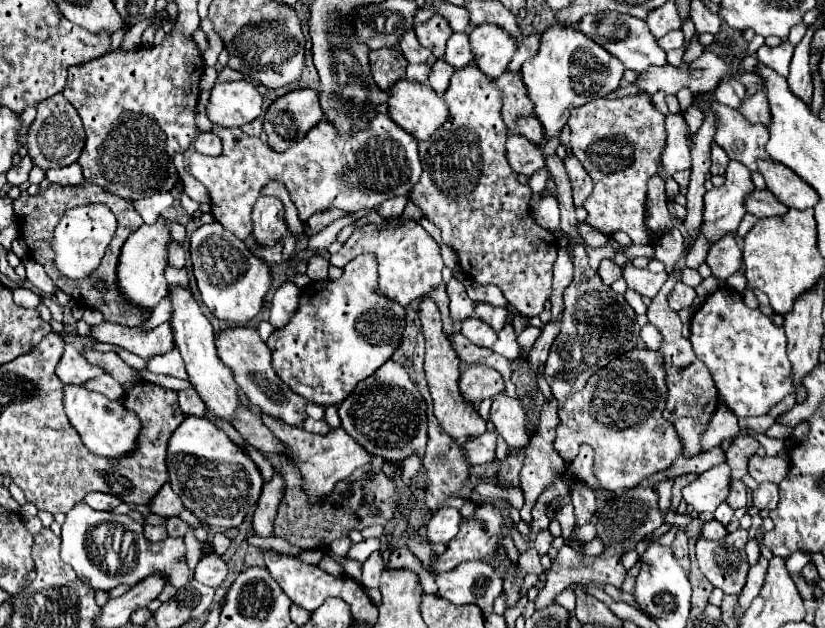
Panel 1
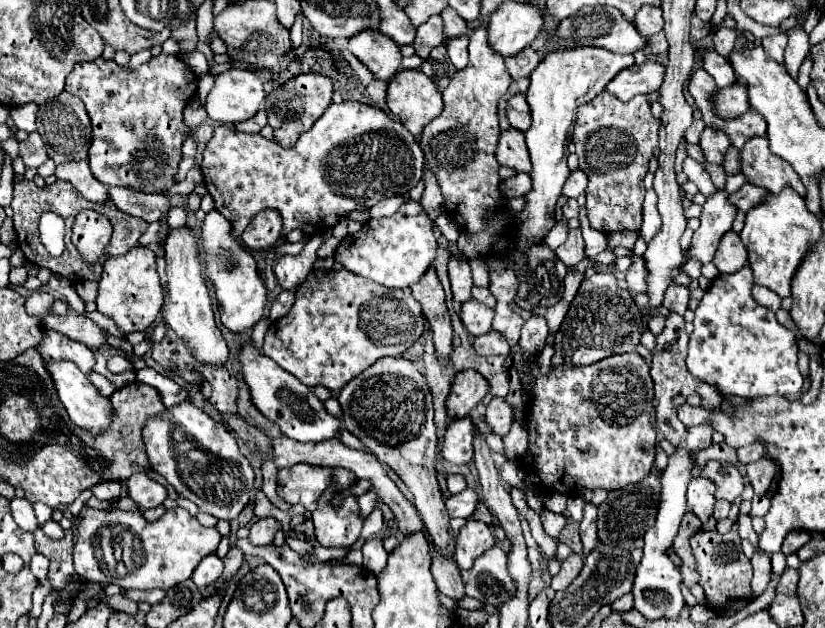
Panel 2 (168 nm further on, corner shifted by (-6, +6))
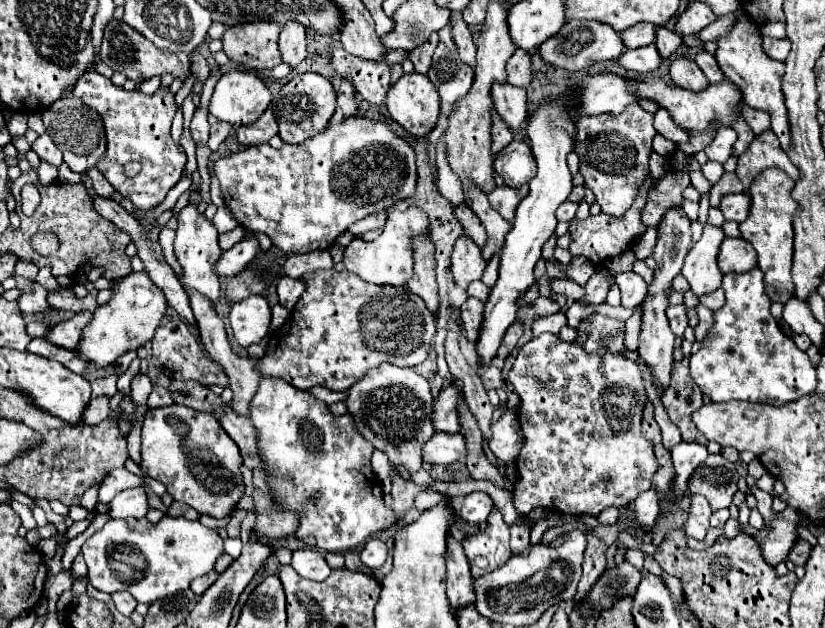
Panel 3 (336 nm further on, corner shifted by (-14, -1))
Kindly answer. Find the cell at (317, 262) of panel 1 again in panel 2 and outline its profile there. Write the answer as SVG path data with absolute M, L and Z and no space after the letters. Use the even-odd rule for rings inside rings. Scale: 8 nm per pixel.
M329 236L329 238L325 238L325 240L323 240L321 248L317 250L317 256L319 256L319 258L333 256L333 254L335 254L335 250L337 250L337 246L339 246L339 240L337 240L337 238L333 238L333 236Z

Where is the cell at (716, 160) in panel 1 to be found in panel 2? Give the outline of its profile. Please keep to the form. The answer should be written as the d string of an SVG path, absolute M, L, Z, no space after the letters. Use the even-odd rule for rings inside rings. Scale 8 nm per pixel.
M705 126L703 134L701 134L701 142L699 142L705 158L709 162L713 162L713 164L721 164L723 162L723 154L729 148L729 144L731 142L729 142L727 134L723 134L721 130L713 130L709 126Z

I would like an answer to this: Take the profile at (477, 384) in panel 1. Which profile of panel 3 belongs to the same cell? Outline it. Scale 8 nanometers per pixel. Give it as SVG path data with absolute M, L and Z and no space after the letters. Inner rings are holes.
M449 385L447 389L441 391L441 395L435 399L435 429L445 431L445 433L457 433L461 423L459 423L459 413L457 413L457 403L461 399L461 387Z

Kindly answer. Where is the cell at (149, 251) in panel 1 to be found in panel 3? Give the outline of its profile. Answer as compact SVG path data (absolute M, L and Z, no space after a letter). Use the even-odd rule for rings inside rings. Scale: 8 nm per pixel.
M133 271L127 277L113 279L111 291L113 295L109 303L95 309L93 321L83 331L79 343L79 353L83 353L83 357L87 357L91 363L97 363L99 367L115 363L115 359L125 351L135 351L137 347L151 341L155 329L161 325L161 319L169 309L165 293L149 279L145 271Z

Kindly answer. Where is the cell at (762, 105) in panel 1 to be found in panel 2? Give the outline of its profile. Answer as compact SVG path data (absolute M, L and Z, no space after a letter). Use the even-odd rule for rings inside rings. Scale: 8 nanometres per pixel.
M737 80L729 88L717 88L715 94L711 96L711 102L713 102L715 114L723 120L739 118L751 108L747 102L747 86L743 80Z

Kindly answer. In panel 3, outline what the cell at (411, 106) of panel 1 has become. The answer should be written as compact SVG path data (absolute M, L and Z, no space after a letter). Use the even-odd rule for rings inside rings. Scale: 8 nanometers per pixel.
M403 75L387 93L387 109L393 121L413 137L425 137L435 129L441 115L441 101L427 75Z

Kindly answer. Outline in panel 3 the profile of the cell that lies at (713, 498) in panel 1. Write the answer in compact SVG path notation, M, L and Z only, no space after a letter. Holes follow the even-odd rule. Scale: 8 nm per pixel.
M693 495L691 497L691 511L689 511L685 535L687 537L695 537L695 539L705 539L707 529L709 529L711 513L713 513L713 509L707 503L707 499L703 495Z

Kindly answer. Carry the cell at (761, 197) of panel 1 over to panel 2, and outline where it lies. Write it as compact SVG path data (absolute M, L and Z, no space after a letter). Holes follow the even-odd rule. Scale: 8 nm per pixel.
M743 184L735 194L729 194L729 202L731 202L733 206L737 206L739 210L747 212L747 210L751 210L753 206L757 206L757 204L763 200L765 194L767 194L765 188L751 186L751 184Z

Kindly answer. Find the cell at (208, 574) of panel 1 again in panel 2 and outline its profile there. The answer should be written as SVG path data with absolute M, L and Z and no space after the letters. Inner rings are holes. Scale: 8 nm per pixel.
M215 554L203 558L203 562L199 562L199 566L195 568L191 580L199 586L199 588L205 588L209 584L213 584L219 576L223 574L223 560L217 558Z

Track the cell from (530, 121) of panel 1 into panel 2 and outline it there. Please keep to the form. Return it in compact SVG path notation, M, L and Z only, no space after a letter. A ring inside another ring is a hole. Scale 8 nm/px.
M515 94L507 100L507 118L509 118L509 124L515 128L515 130L521 130L525 132L531 124L531 116L529 116L529 106L525 102L525 94Z

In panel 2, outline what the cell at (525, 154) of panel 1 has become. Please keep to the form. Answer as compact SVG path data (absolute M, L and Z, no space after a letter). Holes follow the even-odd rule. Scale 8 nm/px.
M515 128L501 132L495 158L501 166L513 168L515 172L529 172L531 160L529 160L529 150L527 150L523 132L515 130Z

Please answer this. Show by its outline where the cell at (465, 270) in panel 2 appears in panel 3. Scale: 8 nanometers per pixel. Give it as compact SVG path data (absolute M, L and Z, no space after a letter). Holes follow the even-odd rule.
M465 235L459 237L451 255L451 273L453 273L455 285L459 285L461 289L467 289L471 281L481 279L485 265L487 263L481 257L481 249L469 237Z

